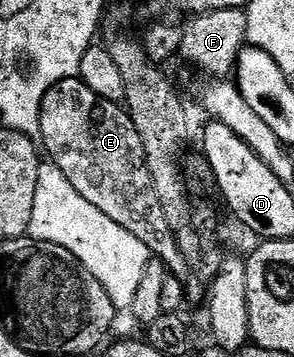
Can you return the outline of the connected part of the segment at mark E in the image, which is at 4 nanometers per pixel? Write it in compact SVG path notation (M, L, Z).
M74 76L58 82L45 94L41 103L40 129L39 138L45 154L47 151L51 163L64 173L80 197L143 241L151 256L163 261L167 272L184 285L189 306L203 304L208 297L207 286L180 252L157 196L144 141L136 125L132 124L129 112L121 104L93 93L82 79Z

